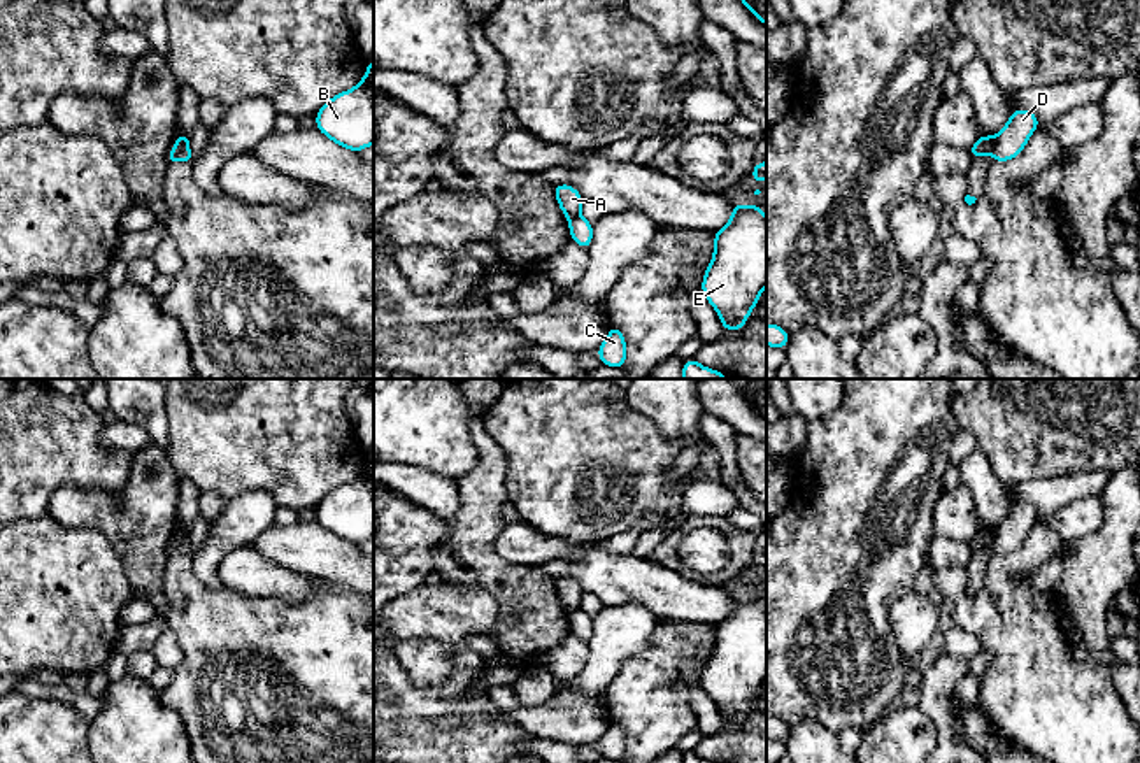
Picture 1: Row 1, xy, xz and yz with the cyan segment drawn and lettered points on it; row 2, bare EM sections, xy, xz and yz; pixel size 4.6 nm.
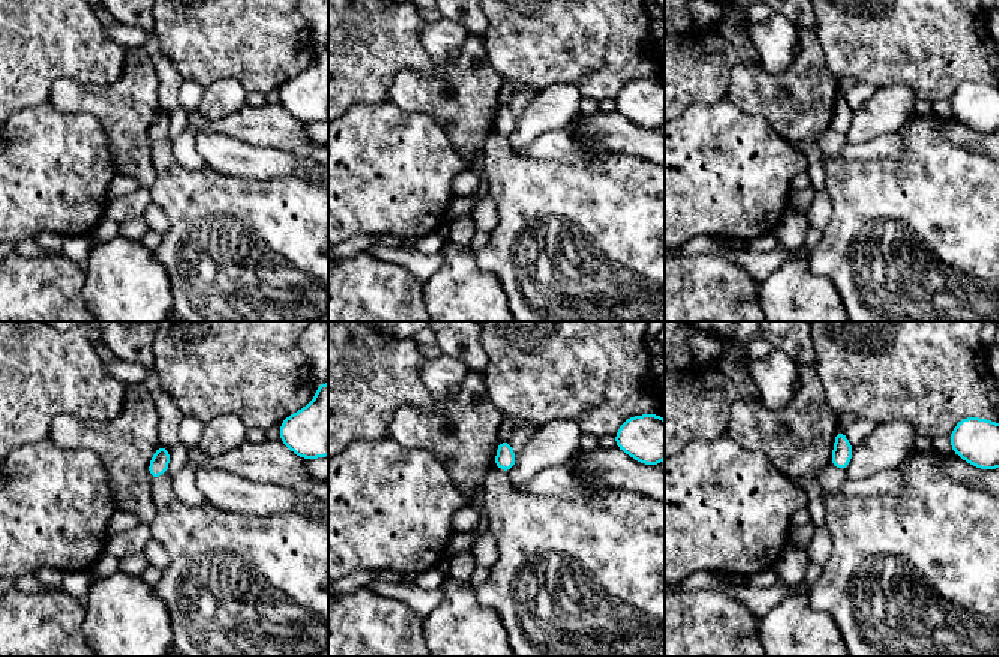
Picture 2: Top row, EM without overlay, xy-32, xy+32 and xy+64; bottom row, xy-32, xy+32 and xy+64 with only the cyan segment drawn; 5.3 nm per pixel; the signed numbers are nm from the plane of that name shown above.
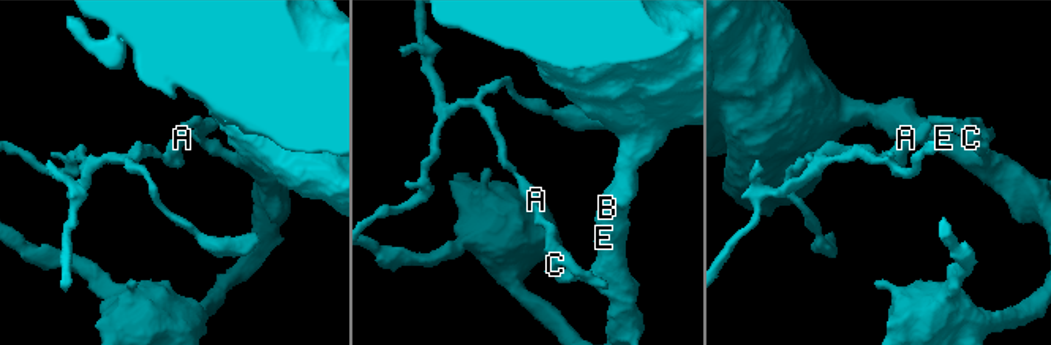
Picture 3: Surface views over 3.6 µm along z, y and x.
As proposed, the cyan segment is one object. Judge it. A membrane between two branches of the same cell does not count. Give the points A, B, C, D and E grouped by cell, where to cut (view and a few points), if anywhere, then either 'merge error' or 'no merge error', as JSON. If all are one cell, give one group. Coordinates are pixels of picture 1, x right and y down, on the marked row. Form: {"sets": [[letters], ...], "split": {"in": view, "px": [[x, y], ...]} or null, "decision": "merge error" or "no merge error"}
{"sets": [["A"], ["B", "C", "D", "E"]], "split": {"in": "xy", "px": [[179, 137], [183, 160]]}, "decision": "merge error"}

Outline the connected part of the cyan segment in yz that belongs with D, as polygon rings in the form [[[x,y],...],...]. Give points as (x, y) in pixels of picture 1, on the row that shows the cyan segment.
[[[1028,109],[1012,111],[1007,125],[994,135],[994,161],[1003,163],[1019,156],[1038,126],[1040,121],[1035,112]]]

